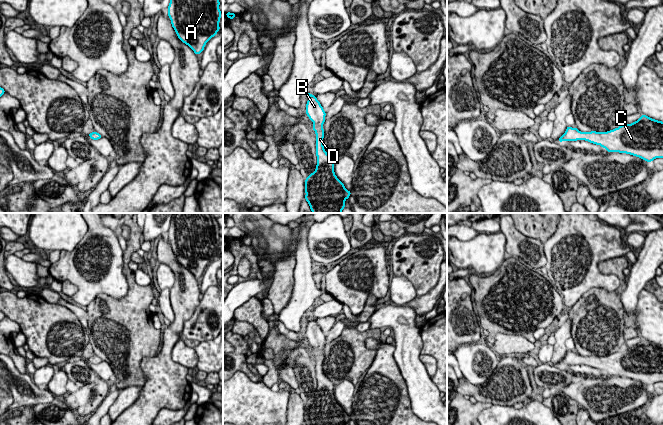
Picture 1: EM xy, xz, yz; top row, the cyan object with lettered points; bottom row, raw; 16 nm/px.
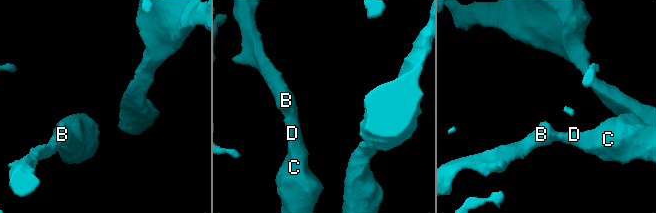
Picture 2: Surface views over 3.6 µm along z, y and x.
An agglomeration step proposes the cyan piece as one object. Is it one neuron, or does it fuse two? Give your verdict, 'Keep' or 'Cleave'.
Keep

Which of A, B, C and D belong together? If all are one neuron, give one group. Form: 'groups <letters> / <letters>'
groups A B C D

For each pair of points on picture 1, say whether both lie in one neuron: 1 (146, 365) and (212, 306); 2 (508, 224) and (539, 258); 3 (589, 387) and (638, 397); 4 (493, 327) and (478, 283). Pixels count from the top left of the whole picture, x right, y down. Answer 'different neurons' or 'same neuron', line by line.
1: different neurons
2: same neuron
3: same neuron
4: same neuron

